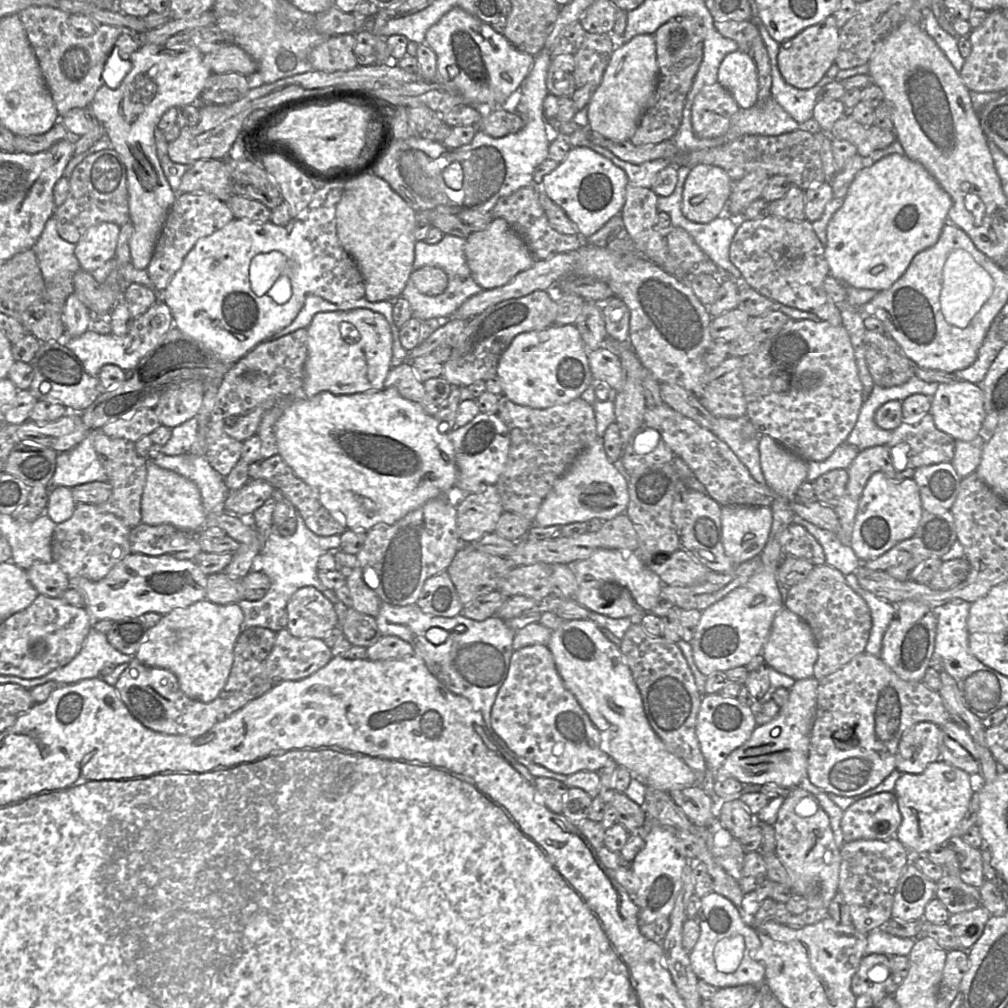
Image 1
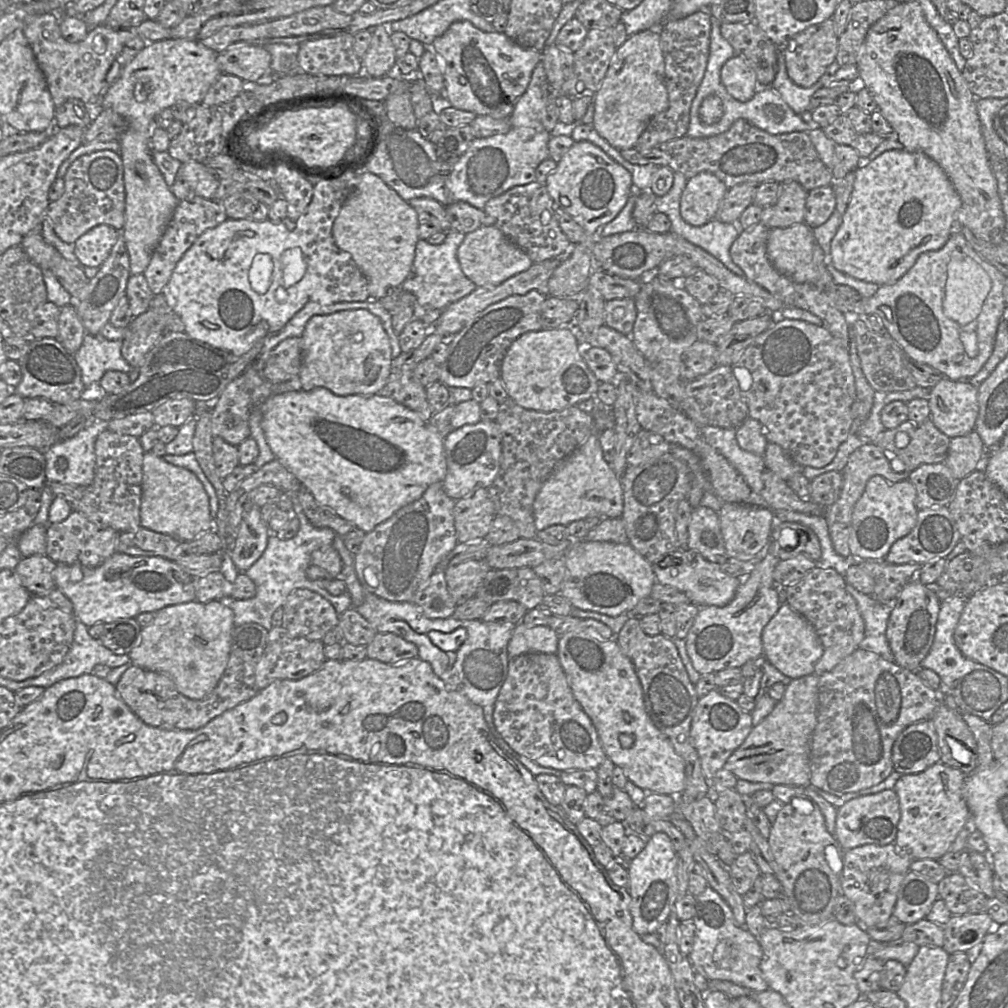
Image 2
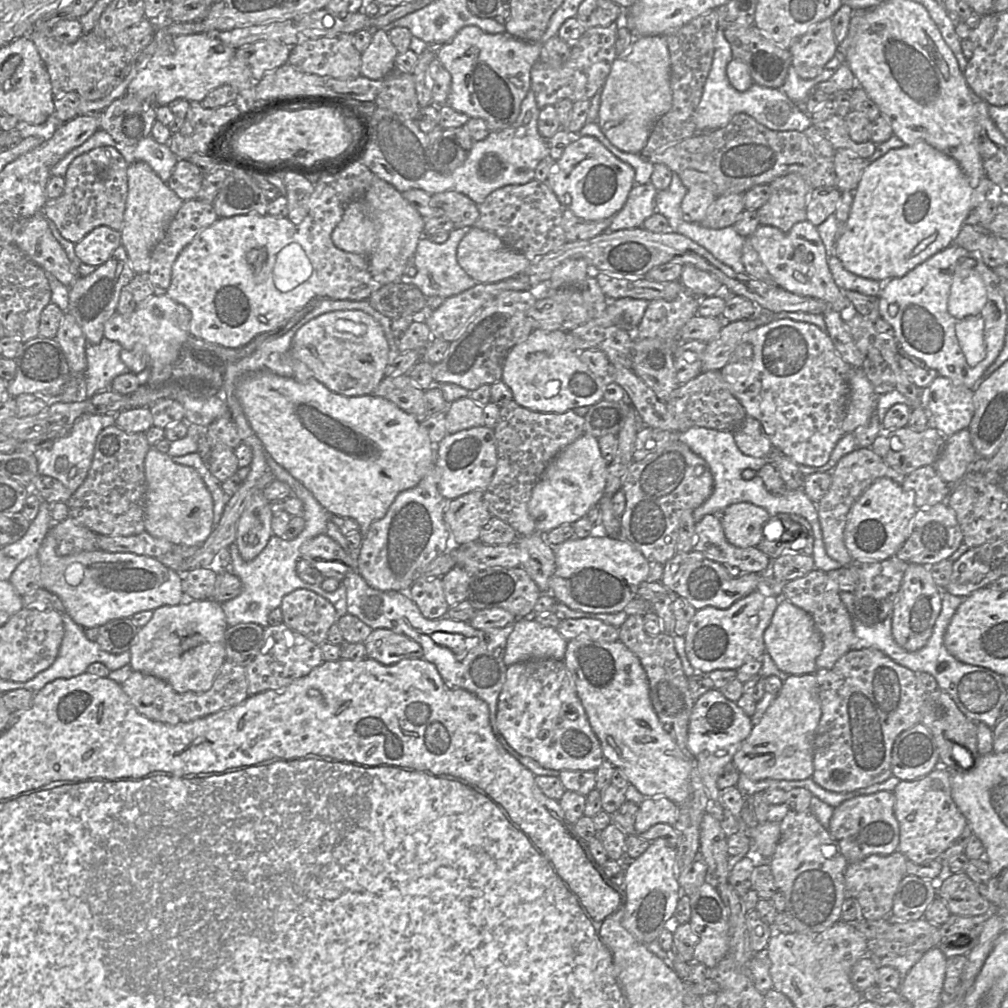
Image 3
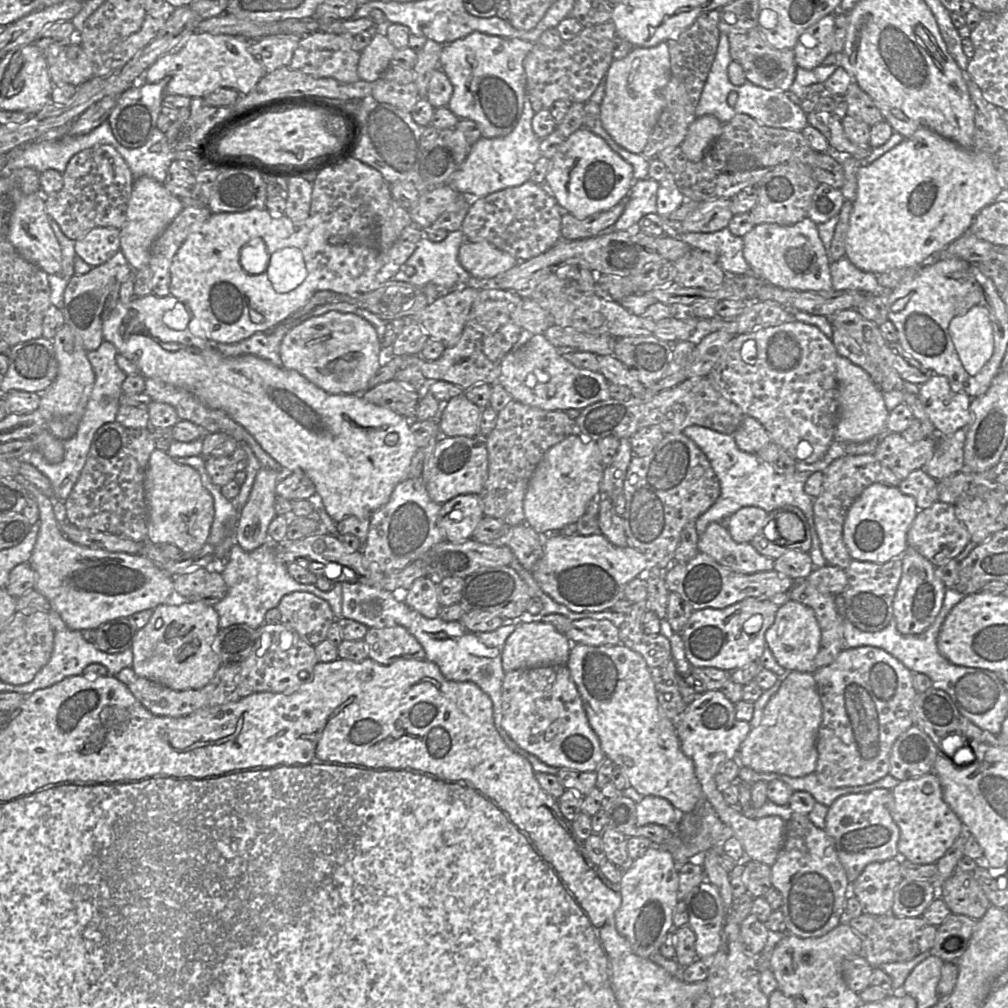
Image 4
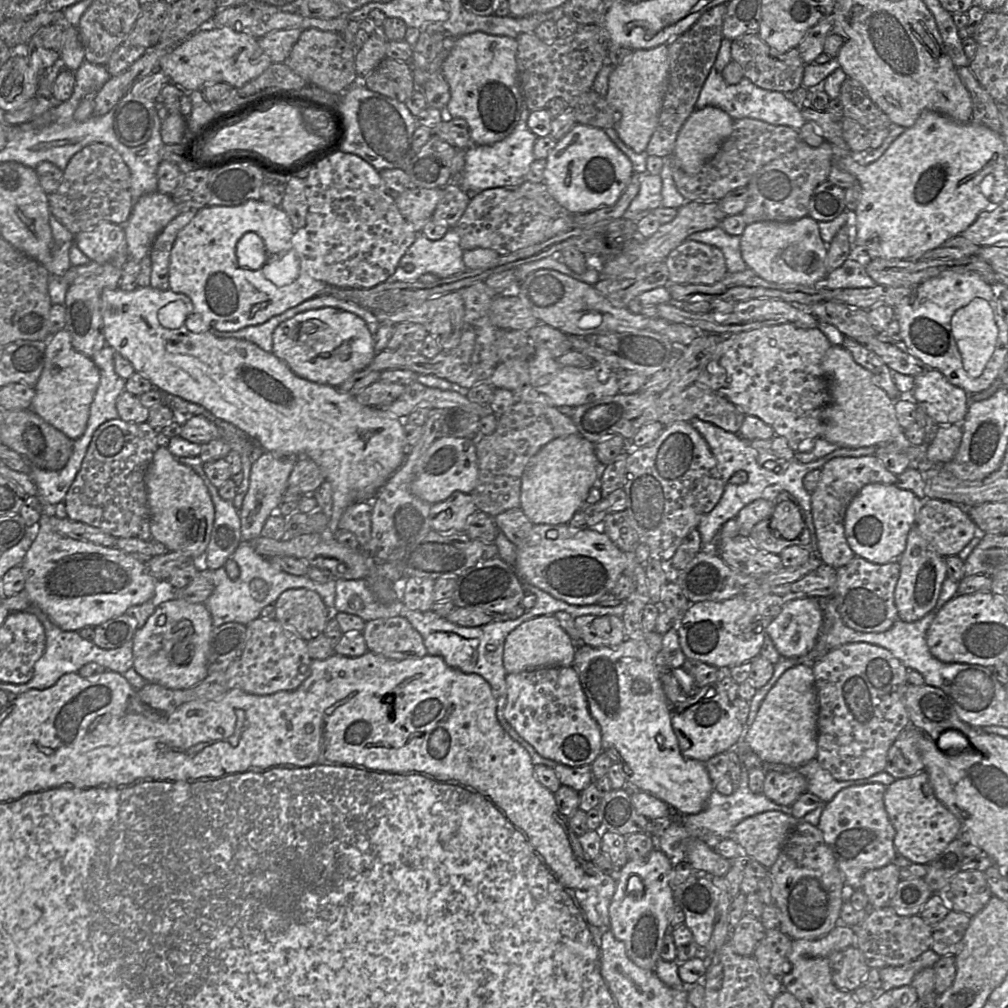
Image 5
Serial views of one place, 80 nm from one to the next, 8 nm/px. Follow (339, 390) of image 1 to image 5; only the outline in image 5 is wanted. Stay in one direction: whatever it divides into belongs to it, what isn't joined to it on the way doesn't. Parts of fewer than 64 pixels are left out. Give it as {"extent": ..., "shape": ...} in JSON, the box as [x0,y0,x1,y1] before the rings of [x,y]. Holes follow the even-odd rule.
{"extent":[272,307,376,387],"shape":[[[333,307],[308,310],[281,323],[273,333],[272,352],[299,377],[333,387],[364,370],[376,356],[373,334],[366,322]]]}

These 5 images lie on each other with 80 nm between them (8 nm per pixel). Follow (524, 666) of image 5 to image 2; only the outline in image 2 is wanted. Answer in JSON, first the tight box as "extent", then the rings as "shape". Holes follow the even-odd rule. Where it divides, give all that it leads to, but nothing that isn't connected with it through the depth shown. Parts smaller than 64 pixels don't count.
{"extent":[508,624,559,658],"shape":[[[516,624],[508,642],[509,658],[526,653],[556,654],[559,636],[548,626]]]}

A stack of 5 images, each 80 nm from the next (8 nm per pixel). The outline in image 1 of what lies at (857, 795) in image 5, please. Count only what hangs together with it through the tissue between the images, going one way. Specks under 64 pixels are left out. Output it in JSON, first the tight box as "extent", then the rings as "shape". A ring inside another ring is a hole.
{"extent":[841,792,901,841],"shape":[[[880,792],[849,806],[841,820],[844,841],[888,840],[895,837],[901,814],[894,792]]]}

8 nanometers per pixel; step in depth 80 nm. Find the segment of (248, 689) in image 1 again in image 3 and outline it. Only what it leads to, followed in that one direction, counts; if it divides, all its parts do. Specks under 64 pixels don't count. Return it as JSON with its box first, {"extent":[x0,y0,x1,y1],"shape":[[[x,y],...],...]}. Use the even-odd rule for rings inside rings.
{"extent":[121,661,249,725],"shape":[[[231,661],[223,663],[212,687],[203,693],[178,693],[165,681],[138,671],[133,671],[121,687],[140,714],[165,725],[191,722],[236,706],[249,697],[245,666]]]}

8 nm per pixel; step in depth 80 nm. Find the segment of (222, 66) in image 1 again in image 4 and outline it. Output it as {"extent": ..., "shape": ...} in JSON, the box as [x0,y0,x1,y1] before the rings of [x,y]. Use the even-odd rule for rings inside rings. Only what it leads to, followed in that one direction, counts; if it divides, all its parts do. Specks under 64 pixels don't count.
{"extent":[248,34,300,73],"shape":[[[294,34],[268,35],[250,40],[248,50],[263,66],[264,73],[289,66],[300,39]]]}

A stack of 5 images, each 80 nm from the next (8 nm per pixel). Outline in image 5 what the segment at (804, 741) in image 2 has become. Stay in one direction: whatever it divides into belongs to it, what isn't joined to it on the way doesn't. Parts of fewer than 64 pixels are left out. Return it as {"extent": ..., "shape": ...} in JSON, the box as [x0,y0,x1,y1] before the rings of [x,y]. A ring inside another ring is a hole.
{"extent":[742,665,819,768],"shape":[[[796,665],[785,671],[763,699],[742,741],[766,762],[798,768],[817,757],[819,704],[812,667]]]}

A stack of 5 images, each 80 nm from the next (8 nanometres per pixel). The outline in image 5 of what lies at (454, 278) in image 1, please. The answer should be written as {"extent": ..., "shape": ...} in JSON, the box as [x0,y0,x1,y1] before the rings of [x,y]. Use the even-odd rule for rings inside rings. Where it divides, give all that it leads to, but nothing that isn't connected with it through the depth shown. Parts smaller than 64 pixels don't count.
{"extent":[388,229,466,282],"shape":[[[449,229],[440,240],[429,240],[424,234],[417,235],[415,242],[408,248],[406,253],[400,259],[394,274],[388,279],[389,281],[414,282],[418,281],[420,276],[425,273],[432,273],[438,278],[447,278],[454,274],[466,271],[463,259],[463,250],[460,247],[460,238],[458,234]],[[406,264],[413,264],[414,270],[408,273],[404,270]]]}

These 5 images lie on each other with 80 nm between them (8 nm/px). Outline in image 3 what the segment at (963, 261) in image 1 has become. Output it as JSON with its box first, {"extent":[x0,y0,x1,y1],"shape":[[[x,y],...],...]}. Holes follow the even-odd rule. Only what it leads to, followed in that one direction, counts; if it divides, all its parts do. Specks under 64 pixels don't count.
{"extent":[948,274,987,322],"shape":[[[979,274],[955,276],[950,287],[948,310],[956,322],[981,313],[987,292]]]}

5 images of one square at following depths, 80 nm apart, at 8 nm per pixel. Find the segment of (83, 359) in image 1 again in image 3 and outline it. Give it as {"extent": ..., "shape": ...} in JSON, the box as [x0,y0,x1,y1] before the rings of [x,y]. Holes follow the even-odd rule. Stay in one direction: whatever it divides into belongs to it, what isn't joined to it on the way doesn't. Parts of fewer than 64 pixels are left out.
{"extent":[83,337,130,399],"shape":[[[103,337],[99,344],[88,344],[85,348],[87,367],[83,373],[85,399],[98,392],[111,390],[115,377],[130,372],[122,362],[121,344]]]}

